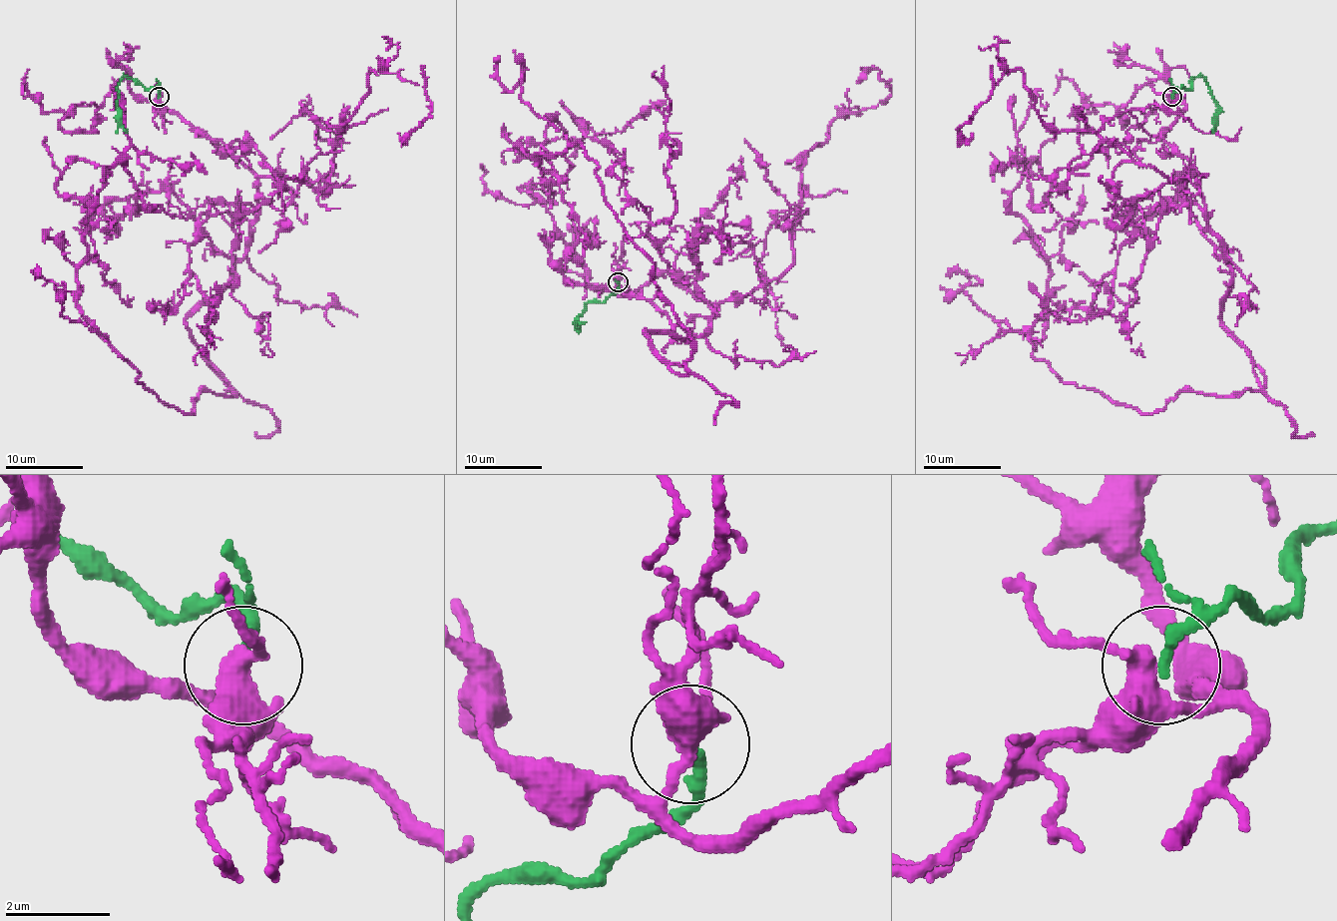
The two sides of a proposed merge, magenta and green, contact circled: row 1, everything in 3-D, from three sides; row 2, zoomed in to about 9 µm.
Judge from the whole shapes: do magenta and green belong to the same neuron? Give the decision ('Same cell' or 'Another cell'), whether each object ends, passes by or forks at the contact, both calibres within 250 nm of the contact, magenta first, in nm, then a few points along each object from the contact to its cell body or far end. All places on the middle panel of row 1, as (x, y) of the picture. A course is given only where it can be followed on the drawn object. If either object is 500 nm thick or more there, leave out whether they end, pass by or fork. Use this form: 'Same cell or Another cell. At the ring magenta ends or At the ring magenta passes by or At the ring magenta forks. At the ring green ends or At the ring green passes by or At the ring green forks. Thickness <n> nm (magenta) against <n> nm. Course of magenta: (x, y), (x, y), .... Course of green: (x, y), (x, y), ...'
Another cell. At the ring magenta forks. At the ring green ends. Thickness 360 nm (magenta) against 240 nm. Course of magenta: (617, 281), (715, 308), (644, 331), (688, 370), (598, 166), (536, 160), (561, 104), (596, 133), (666, 100). Course of green: (617, 281), (619, 287), (606, 298), (586, 304), (577, 318), (579, 327), (586, 322)

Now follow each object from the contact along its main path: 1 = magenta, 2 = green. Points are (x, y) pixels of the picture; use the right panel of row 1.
1: (1171, 96), (1258, 389), (1138, 412), (1066, 383), (994, 181), (1023, 150), (990, 174)
2: (1171, 96), (1181, 87), (1188, 89), (1194, 77), (1204, 79), (1217, 108), (1217, 121), (1212, 133)

